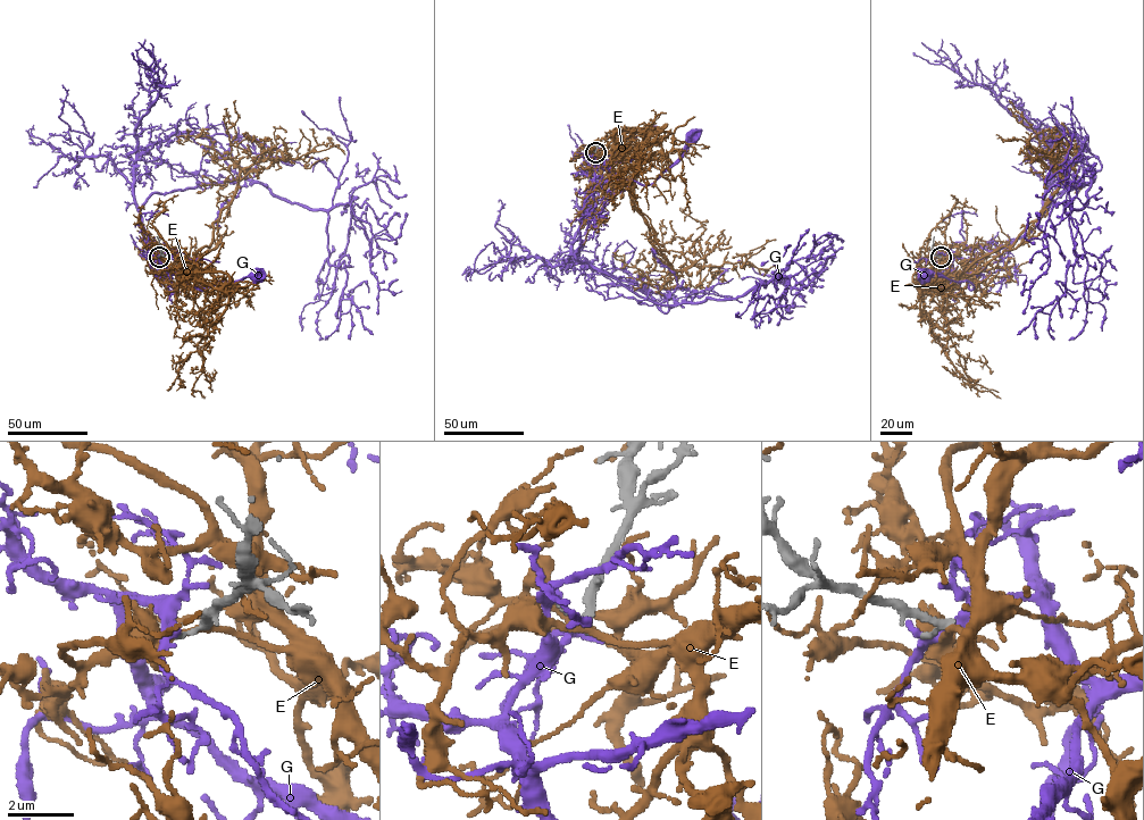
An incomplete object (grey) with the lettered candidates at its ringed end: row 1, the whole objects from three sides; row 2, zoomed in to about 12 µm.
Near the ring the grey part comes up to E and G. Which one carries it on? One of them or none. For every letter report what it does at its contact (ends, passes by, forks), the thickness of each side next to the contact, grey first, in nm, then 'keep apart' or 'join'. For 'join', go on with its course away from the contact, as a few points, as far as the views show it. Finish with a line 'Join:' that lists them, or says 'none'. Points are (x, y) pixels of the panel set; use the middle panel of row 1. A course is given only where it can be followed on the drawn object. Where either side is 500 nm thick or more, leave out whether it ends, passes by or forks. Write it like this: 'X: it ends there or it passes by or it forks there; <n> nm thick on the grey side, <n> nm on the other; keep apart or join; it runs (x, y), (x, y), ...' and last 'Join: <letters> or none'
E: it passes by; 300 nm thick on the grey side, 200 nm on the other; keep apart
G: it passes by; 130 nm thick on the grey side, 240 nm on the other; keep apart
Join: none

